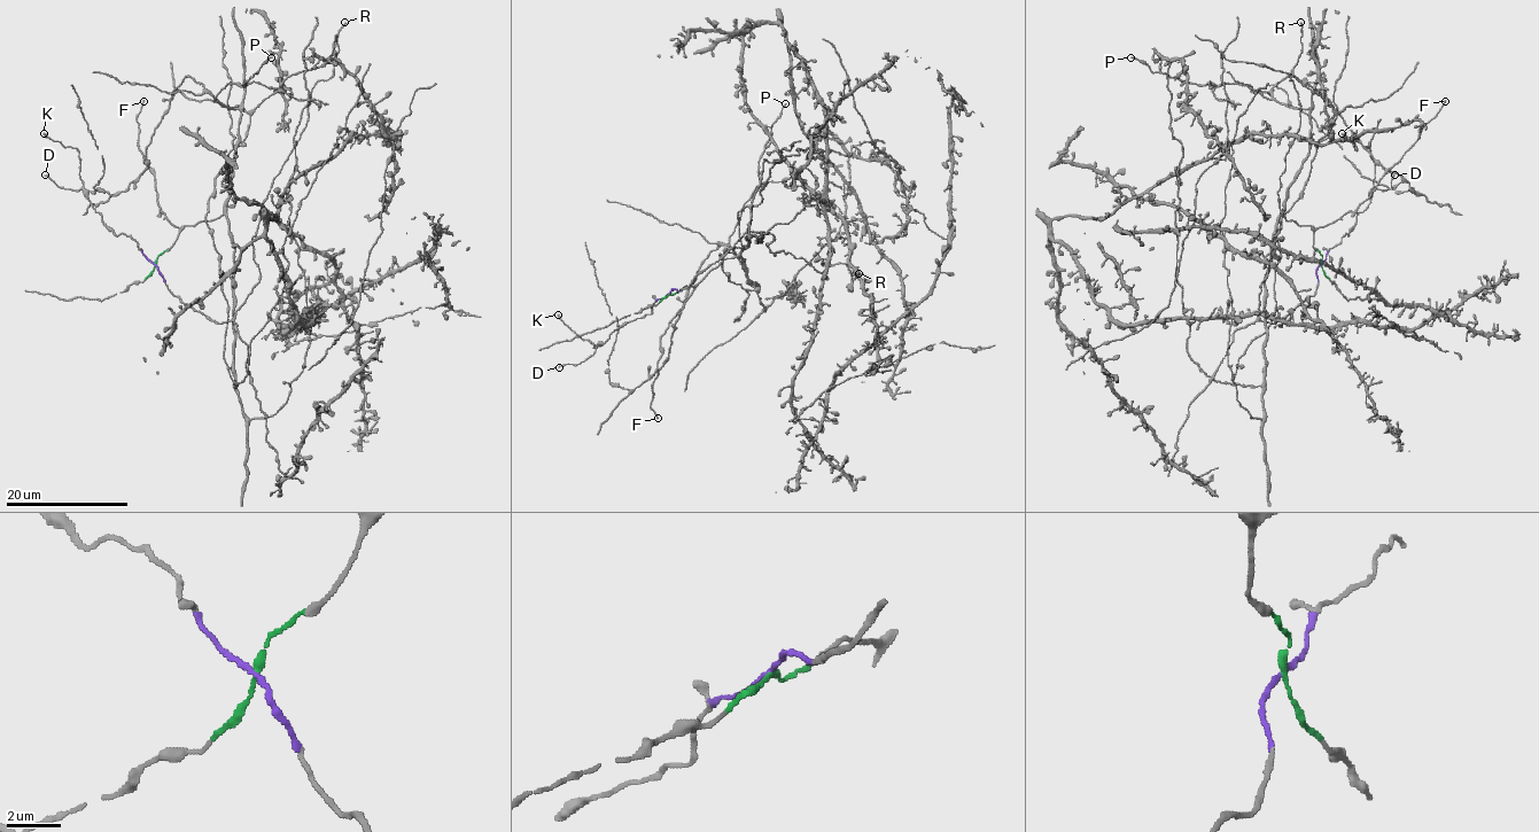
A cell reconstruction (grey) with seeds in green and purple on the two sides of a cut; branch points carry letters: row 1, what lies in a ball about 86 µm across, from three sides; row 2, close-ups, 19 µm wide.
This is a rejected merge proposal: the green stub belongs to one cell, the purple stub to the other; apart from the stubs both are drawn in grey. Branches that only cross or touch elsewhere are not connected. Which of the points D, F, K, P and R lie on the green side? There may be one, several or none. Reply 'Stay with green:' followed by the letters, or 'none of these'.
Stay with green: F, P

